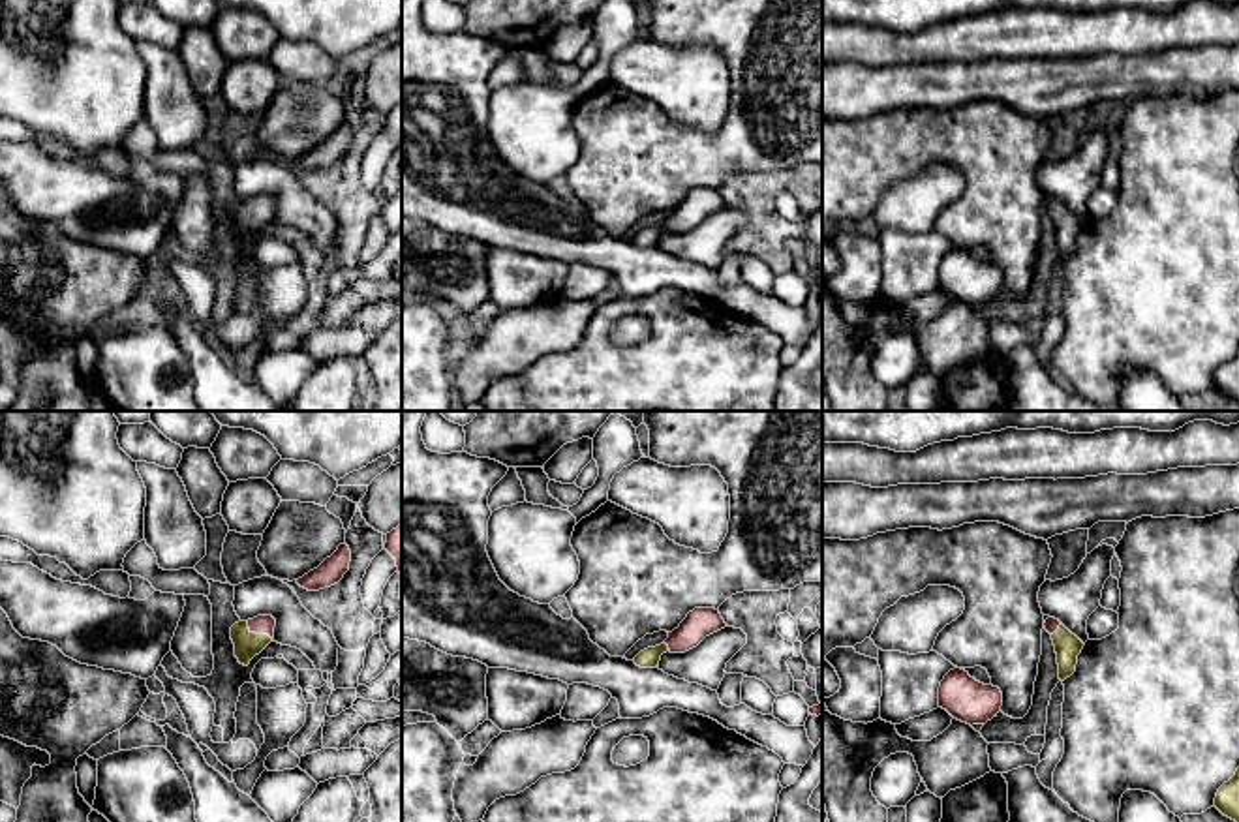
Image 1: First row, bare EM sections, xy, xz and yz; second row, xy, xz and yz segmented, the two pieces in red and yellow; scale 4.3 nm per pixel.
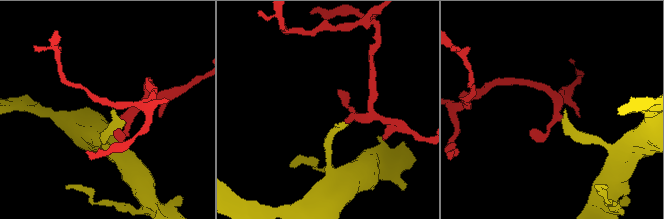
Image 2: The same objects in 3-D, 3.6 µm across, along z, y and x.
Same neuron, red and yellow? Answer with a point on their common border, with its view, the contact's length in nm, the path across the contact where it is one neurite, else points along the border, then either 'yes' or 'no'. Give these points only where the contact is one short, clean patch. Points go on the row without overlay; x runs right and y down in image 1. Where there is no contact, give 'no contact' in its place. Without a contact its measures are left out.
xy (258, 213) | 140 nm | across xy (261, 203), (258, 213), (248, 224) | yes

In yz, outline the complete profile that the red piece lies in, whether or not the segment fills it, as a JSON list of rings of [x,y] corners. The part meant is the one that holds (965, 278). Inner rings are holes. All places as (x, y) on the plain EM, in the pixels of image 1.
[[[961,248],[950,250],[939,266],[939,287],[967,304],[986,304],[1002,285],[999,266],[984,265]]]

